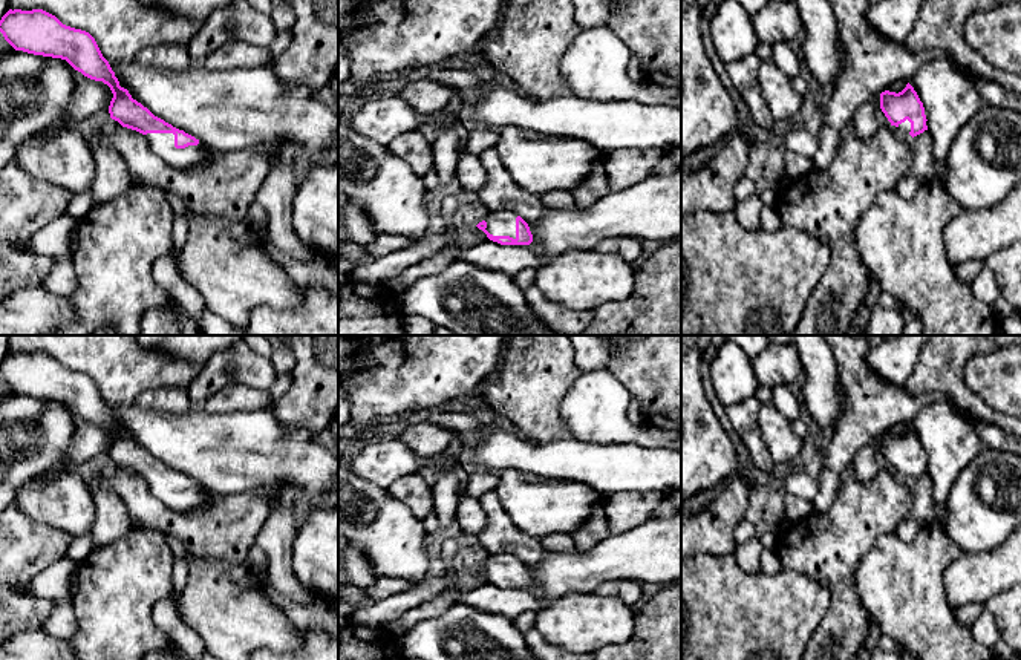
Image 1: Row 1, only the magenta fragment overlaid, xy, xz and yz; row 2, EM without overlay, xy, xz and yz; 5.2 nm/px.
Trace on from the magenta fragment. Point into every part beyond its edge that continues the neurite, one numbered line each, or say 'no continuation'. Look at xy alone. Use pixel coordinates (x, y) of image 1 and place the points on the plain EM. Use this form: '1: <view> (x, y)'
1: xy (163, 487)

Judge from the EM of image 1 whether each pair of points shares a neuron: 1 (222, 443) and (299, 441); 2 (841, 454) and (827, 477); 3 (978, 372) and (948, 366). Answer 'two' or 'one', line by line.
1: one
2: one
3: two

